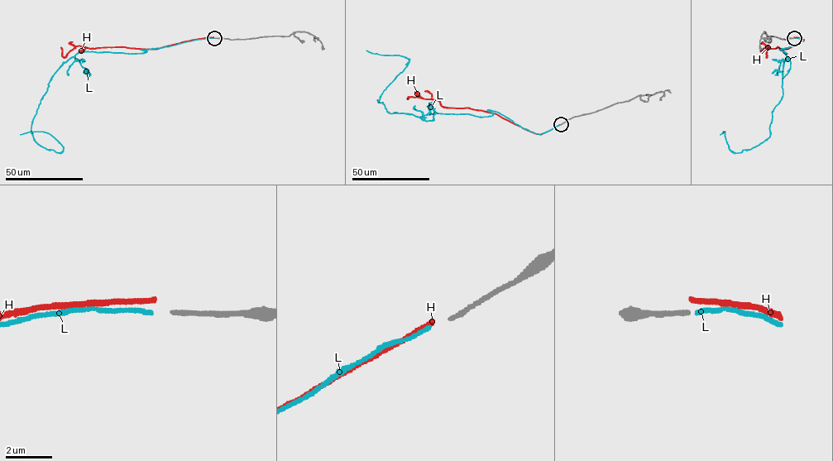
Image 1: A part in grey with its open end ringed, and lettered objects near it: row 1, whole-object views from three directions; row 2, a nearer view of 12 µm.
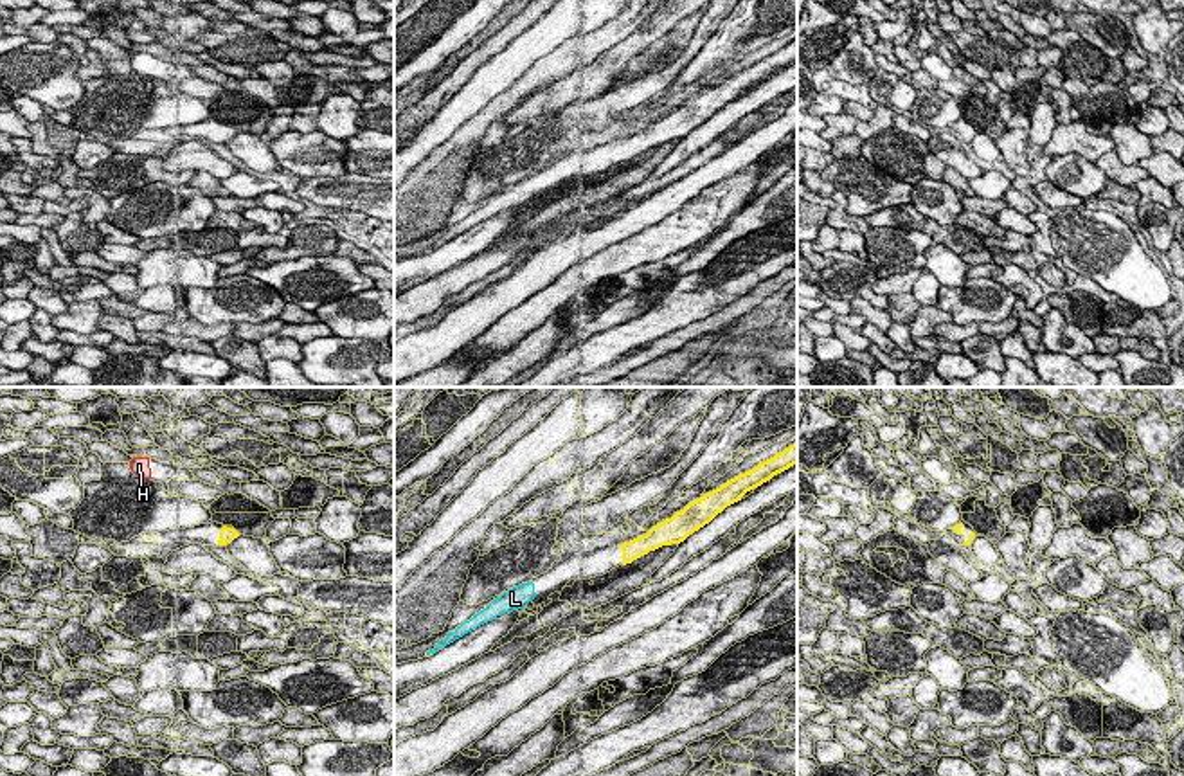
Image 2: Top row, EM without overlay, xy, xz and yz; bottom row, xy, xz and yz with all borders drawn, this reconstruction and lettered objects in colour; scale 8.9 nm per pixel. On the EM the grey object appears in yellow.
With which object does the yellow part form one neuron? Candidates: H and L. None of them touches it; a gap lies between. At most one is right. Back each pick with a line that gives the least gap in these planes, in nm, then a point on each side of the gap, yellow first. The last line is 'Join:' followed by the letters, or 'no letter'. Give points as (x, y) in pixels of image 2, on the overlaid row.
L: 800 nm | xz (623, 564), (533, 584)
Join: L

